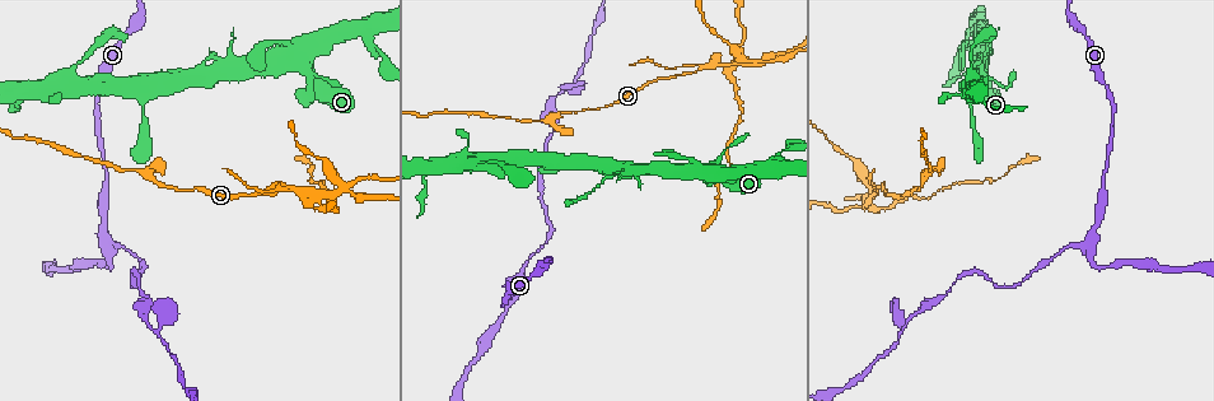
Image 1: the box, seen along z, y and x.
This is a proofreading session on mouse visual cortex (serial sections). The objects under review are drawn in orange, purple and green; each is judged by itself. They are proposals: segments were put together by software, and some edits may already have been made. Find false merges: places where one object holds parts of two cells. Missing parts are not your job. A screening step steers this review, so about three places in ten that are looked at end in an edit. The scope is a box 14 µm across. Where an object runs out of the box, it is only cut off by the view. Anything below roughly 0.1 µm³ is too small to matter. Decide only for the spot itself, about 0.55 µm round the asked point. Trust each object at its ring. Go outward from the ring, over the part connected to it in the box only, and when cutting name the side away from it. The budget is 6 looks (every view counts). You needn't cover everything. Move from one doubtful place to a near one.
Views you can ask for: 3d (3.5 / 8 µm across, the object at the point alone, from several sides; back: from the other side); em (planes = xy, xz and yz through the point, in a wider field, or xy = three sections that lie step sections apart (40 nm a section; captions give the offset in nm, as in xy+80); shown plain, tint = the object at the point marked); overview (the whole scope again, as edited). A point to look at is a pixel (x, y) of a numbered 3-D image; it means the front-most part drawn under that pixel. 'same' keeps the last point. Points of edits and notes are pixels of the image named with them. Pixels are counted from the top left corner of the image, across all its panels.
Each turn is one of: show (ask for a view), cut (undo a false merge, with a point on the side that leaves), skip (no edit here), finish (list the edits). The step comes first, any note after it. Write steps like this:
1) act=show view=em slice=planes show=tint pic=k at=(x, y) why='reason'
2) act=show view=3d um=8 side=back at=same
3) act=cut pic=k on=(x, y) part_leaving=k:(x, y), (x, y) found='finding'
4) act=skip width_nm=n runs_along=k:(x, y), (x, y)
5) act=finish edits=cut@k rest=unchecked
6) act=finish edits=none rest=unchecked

act=show view=3d um=3.5 pic=1 at=(1086, 241) why='a fork'

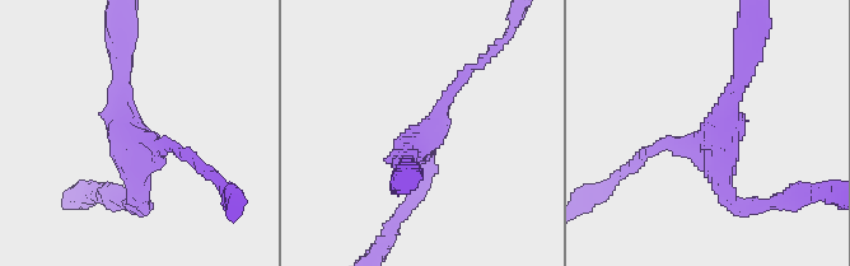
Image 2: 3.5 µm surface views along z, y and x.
act=show view=em slice=planes show=tint pic=2 at=(424, 140) arms=3 arm_widths_nm=150,250,250

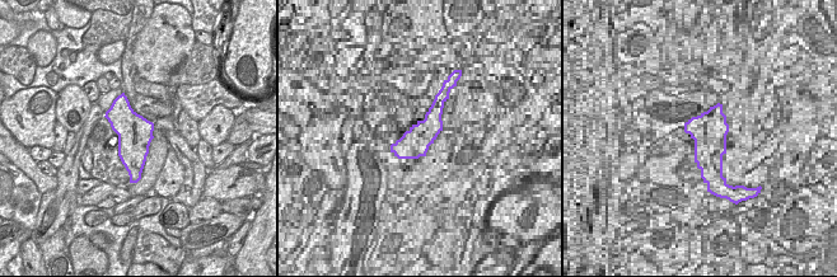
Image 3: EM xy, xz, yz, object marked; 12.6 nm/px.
act=skip runs_along=2:(745, 65), (715, 139), (647, 150) found='all the same cell'

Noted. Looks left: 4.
act=show view=3d um=8 pic=1 at=(931, 170) why='narrows sharply'

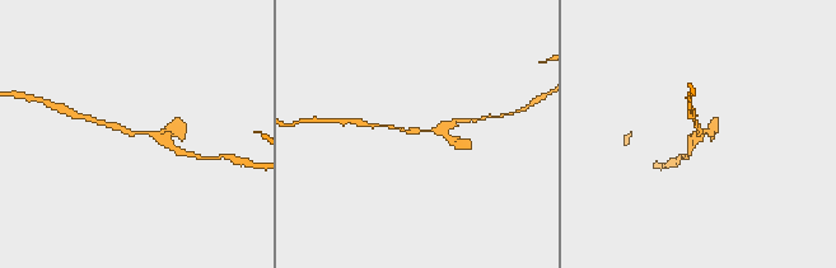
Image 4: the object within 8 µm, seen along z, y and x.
act=show view=em slice=planes show=tint pic=4 at=(135, 133) arm_widths_nm=150,200

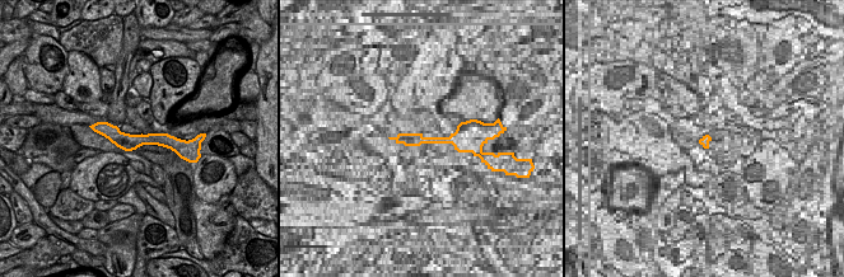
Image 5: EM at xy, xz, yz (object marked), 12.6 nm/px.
act=skip found='continuous, no second cell'

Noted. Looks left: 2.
act=show view=3d um=8 pic=1 at=(705, 67) why='two arms at a narrow angle'

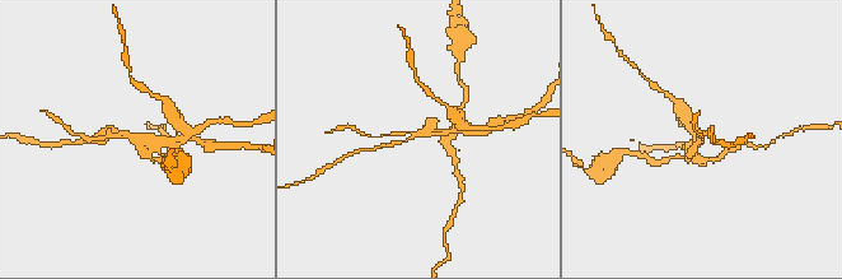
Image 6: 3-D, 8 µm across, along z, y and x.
act=show view=em slice=xy step=2 show=tint pic=6 at=(133, 137)

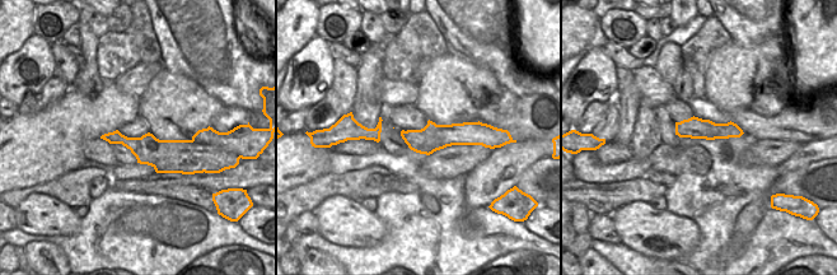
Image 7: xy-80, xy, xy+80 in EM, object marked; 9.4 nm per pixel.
act=cut pic=6 on=(691, 119) found='a second cell is stuck on'

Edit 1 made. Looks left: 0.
act=finish edits=cut@6 rest=unchecked

